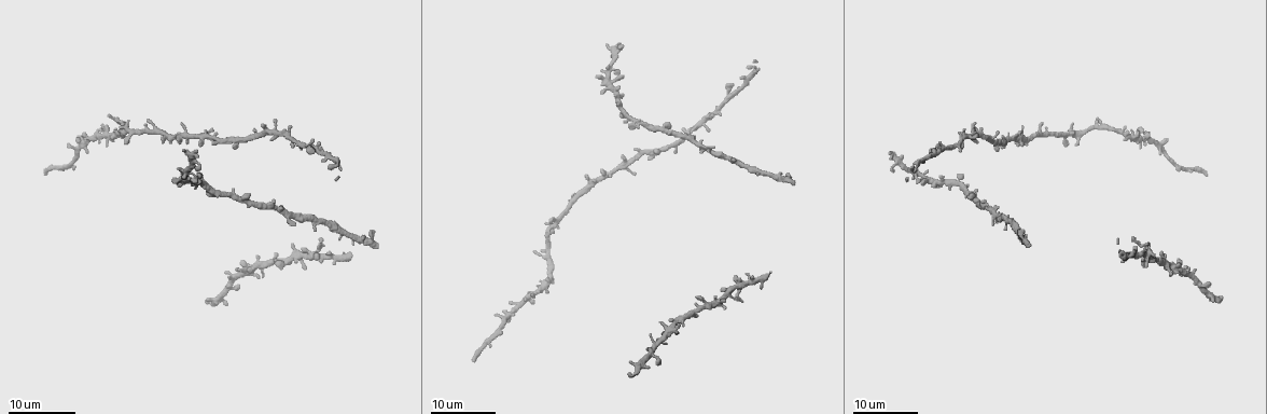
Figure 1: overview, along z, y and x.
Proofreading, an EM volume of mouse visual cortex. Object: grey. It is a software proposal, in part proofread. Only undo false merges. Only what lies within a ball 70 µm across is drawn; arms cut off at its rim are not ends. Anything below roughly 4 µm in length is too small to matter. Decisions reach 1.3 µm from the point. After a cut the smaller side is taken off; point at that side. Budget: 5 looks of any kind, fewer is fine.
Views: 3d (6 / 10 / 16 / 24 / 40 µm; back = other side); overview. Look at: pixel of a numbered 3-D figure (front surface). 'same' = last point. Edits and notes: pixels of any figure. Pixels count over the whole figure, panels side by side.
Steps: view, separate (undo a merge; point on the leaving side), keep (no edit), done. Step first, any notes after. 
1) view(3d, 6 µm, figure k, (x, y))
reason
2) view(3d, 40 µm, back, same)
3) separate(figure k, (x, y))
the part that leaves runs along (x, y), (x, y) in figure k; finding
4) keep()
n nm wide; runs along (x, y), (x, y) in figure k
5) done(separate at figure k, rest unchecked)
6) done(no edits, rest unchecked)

view(3d, 16 µm, figure 1, (681, 138))

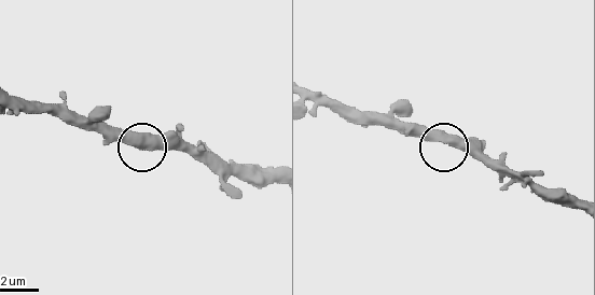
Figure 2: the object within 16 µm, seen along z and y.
view(3d, 6 µm, figure 2, (444, 141))

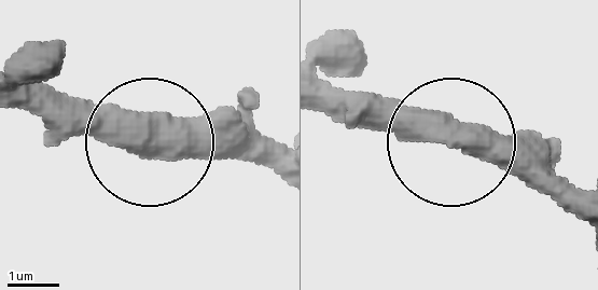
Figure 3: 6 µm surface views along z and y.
keep()
side arm 69 µm; runs along (151, 127), (263, 136) in figure 3; continuous, no second cell

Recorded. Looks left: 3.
view(3d, 24 µm, figure 1, (220, 140))
side arm on a straight run

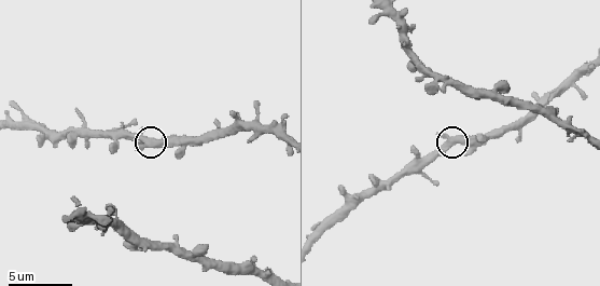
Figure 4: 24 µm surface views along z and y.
view(3d, 10 µm, figure 4, (147, 143))

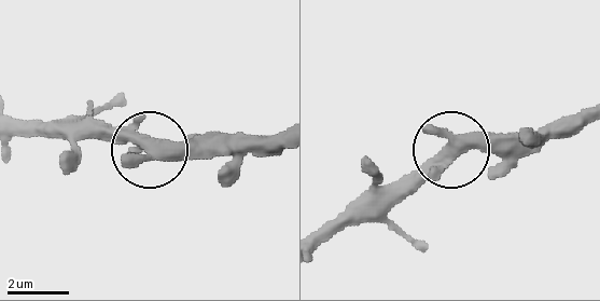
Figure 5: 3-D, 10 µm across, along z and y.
keep()
380 nm wide; one cell here

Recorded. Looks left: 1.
done(no edits, rest unchecked)

